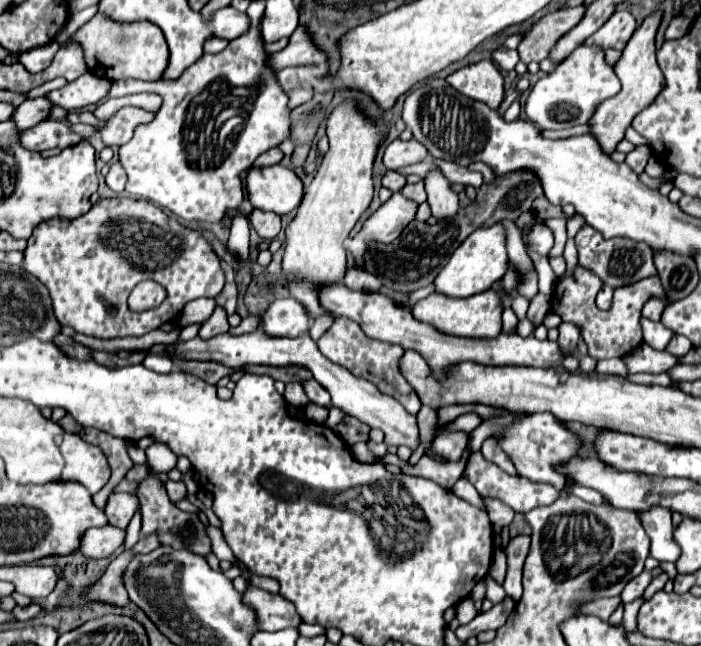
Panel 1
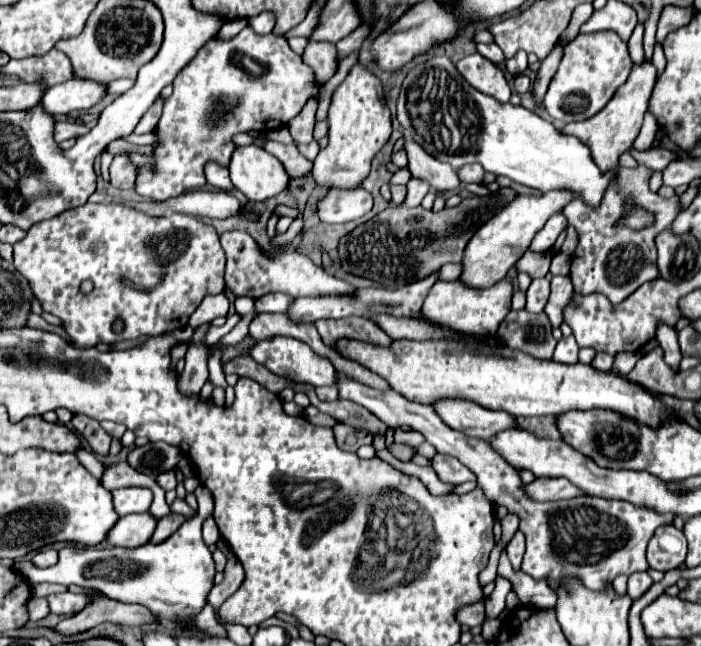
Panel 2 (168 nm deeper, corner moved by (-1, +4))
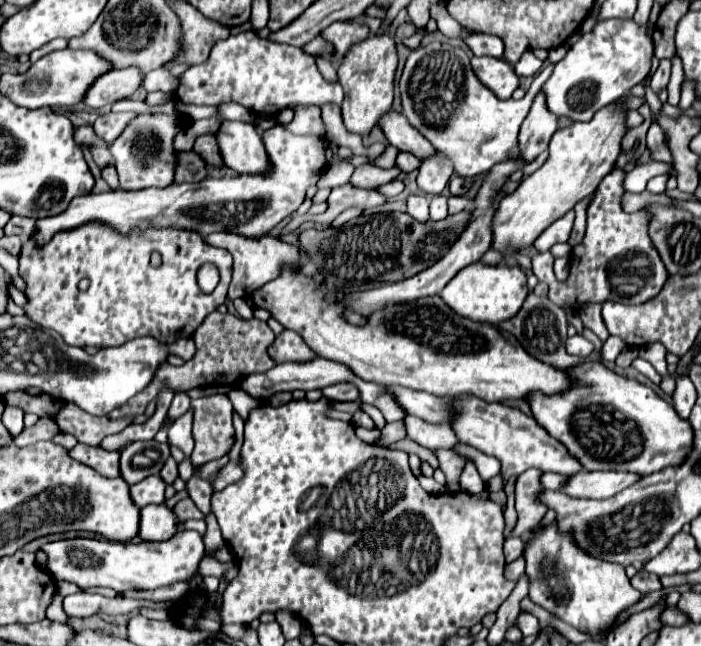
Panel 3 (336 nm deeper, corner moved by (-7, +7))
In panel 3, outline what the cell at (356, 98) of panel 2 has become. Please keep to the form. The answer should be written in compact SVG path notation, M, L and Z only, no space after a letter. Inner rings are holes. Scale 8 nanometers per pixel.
M369 36L367 40L355 44L347 56L343 58L341 66L337 68L339 84L345 90L345 100L341 104L341 116L347 132L369 136L371 130L377 126L383 114L391 110L393 92L395 92L395 70L397 70L397 52L395 42L391 36Z

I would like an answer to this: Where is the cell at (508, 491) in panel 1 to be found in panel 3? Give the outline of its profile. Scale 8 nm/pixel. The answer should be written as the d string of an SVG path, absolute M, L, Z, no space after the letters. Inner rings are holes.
M577 472L561 488L571 498L611 498L641 476L631 472Z

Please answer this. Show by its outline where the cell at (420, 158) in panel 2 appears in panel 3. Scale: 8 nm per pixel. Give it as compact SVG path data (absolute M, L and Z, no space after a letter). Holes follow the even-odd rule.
M387 112L381 120L379 126L383 128L389 144L397 146L403 152L415 152L419 160L425 160L427 156L435 156L435 148L431 146L429 140L425 140L411 124L407 124L407 118L397 112Z

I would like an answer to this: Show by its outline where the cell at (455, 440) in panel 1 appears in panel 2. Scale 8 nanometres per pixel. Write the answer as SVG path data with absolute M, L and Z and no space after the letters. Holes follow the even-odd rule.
M435 455L433 469L443 483L457 485L457 483L465 483L465 481L477 481L473 471L469 471L463 463L457 463L457 459L453 459L449 455Z

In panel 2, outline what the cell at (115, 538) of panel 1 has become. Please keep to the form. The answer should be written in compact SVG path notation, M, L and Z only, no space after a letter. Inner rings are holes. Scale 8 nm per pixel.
M145 511L145 513L133 513L133 515L125 515L121 517L113 531L109 533L109 543L115 547L137 547L137 545L145 545L149 543L153 531L155 531L155 517Z

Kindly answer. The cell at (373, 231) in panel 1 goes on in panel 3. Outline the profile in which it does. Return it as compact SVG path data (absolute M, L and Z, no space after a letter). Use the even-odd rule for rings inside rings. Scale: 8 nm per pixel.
M435 154L421 162L417 186L427 194L441 194L443 188L449 184L451 174L453 174L451 160L443 154Z

